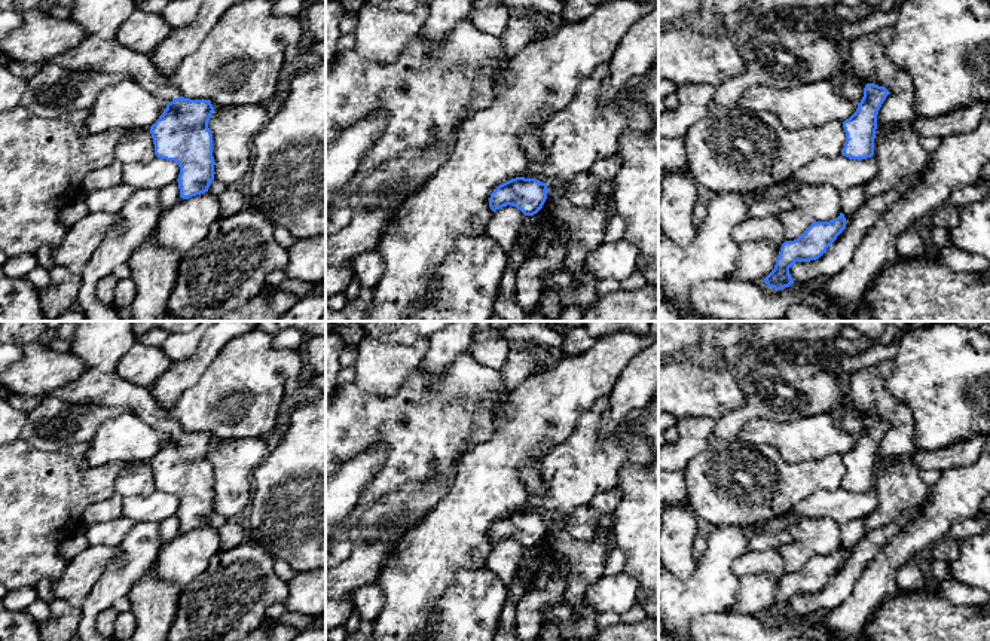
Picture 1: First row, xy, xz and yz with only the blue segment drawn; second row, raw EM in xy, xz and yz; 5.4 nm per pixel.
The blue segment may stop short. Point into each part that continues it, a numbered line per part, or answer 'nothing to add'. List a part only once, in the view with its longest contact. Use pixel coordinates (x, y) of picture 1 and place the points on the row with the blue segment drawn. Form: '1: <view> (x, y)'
1: yz (852, 87)

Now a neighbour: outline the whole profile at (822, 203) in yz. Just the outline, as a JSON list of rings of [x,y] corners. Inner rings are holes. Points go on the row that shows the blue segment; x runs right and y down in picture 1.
[[[804,183],[800,189],[791,192],[792,205],[807,213],[816,222],[829,222],[840,216],[840,192],[831,184]]]

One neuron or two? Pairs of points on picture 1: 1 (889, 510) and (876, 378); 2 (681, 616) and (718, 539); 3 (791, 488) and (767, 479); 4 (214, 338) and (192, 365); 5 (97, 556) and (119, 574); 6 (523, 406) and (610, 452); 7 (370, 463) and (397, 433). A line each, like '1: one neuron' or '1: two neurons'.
1: one neuron
2: one neuron
3: one neuron
4: one neuron
5: two neurons
6: two neurons
7: two neurons

